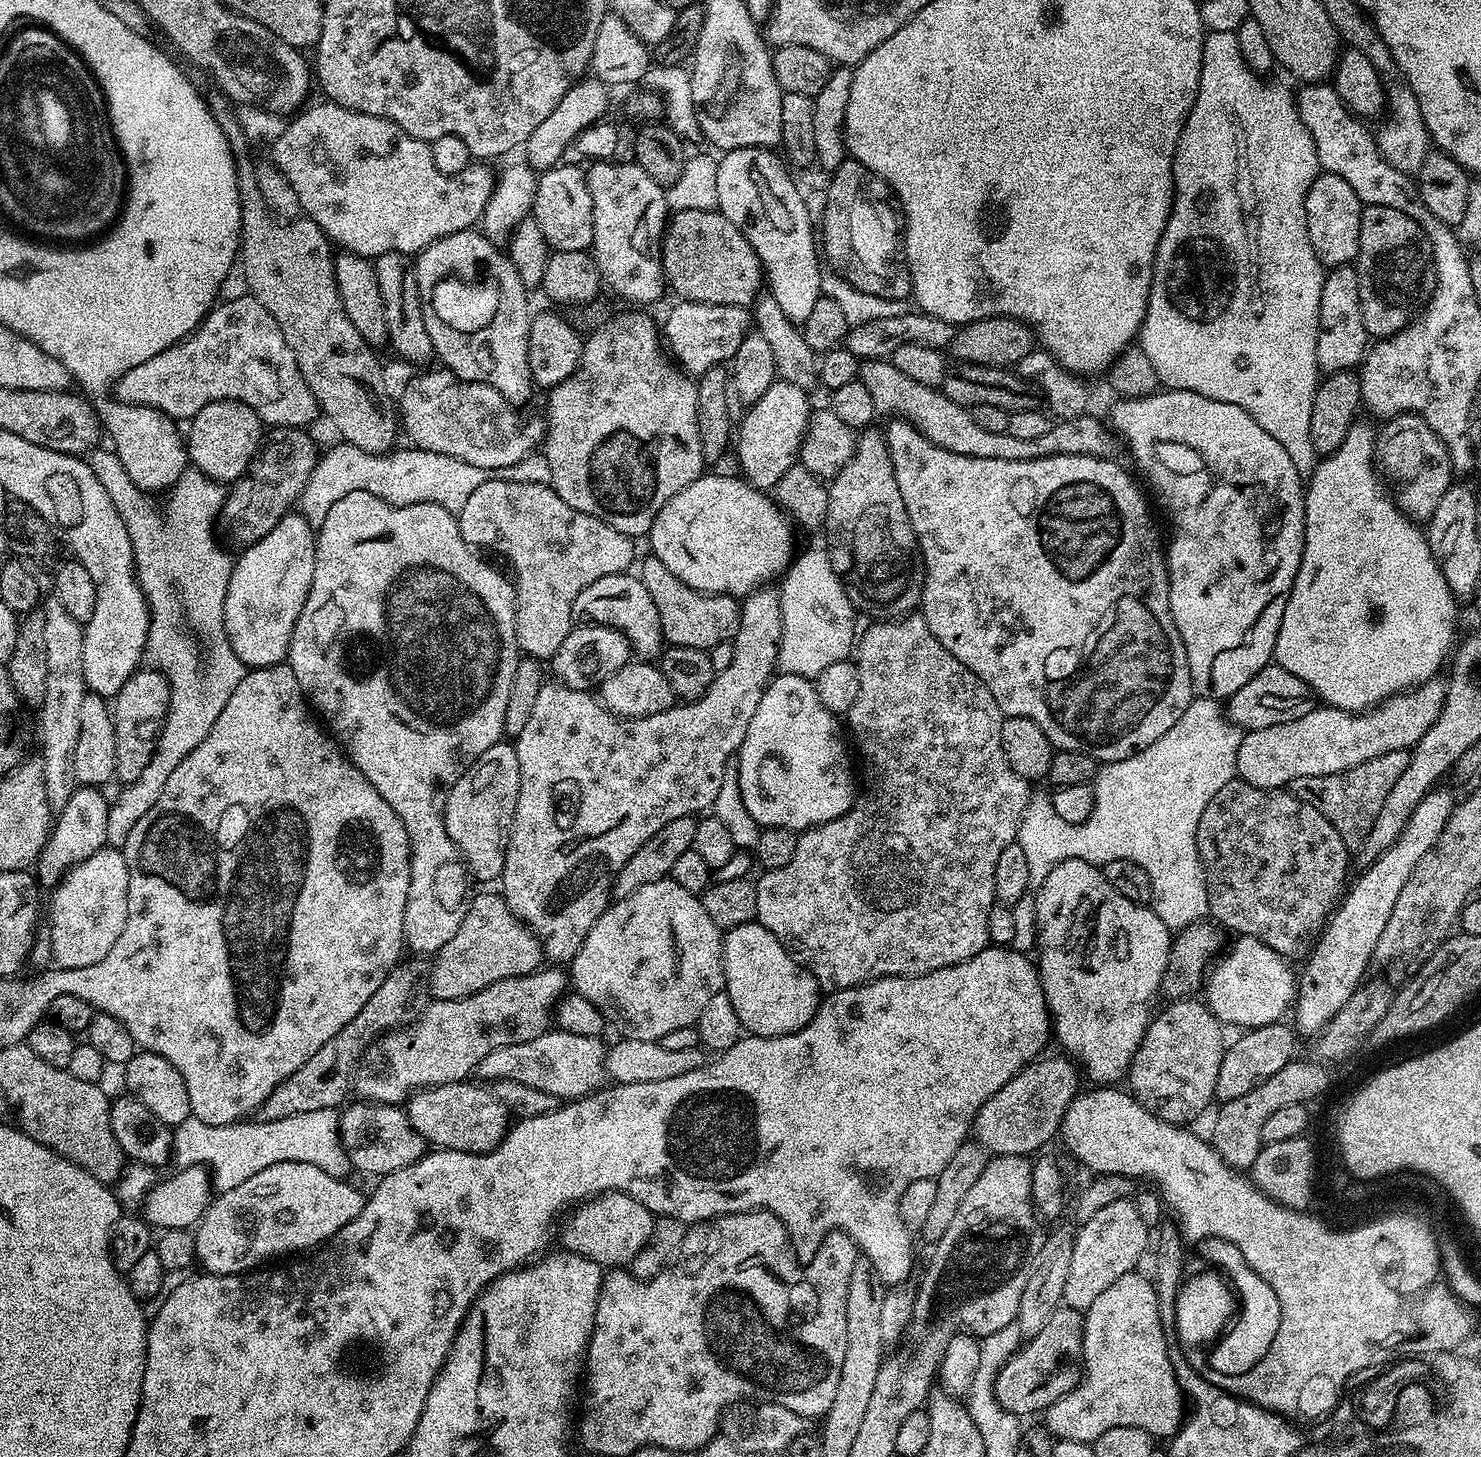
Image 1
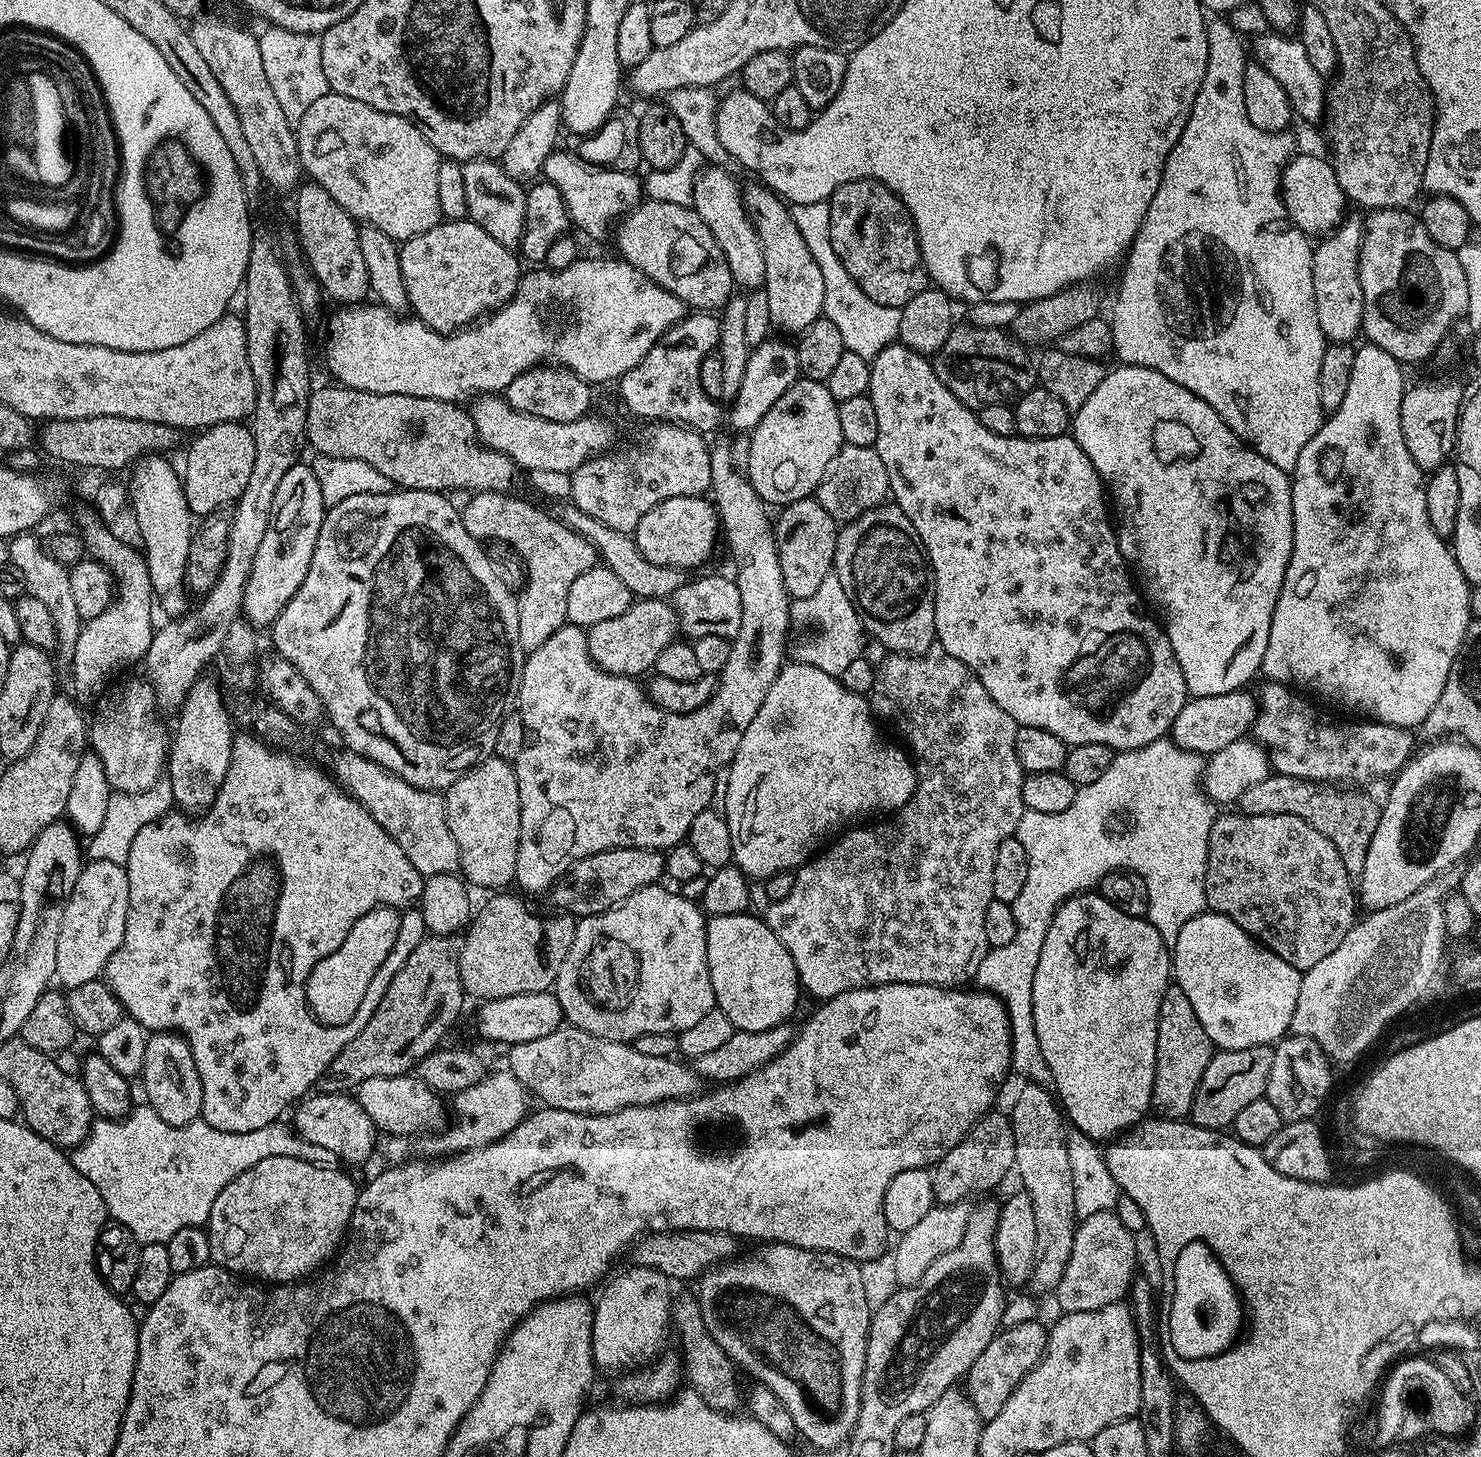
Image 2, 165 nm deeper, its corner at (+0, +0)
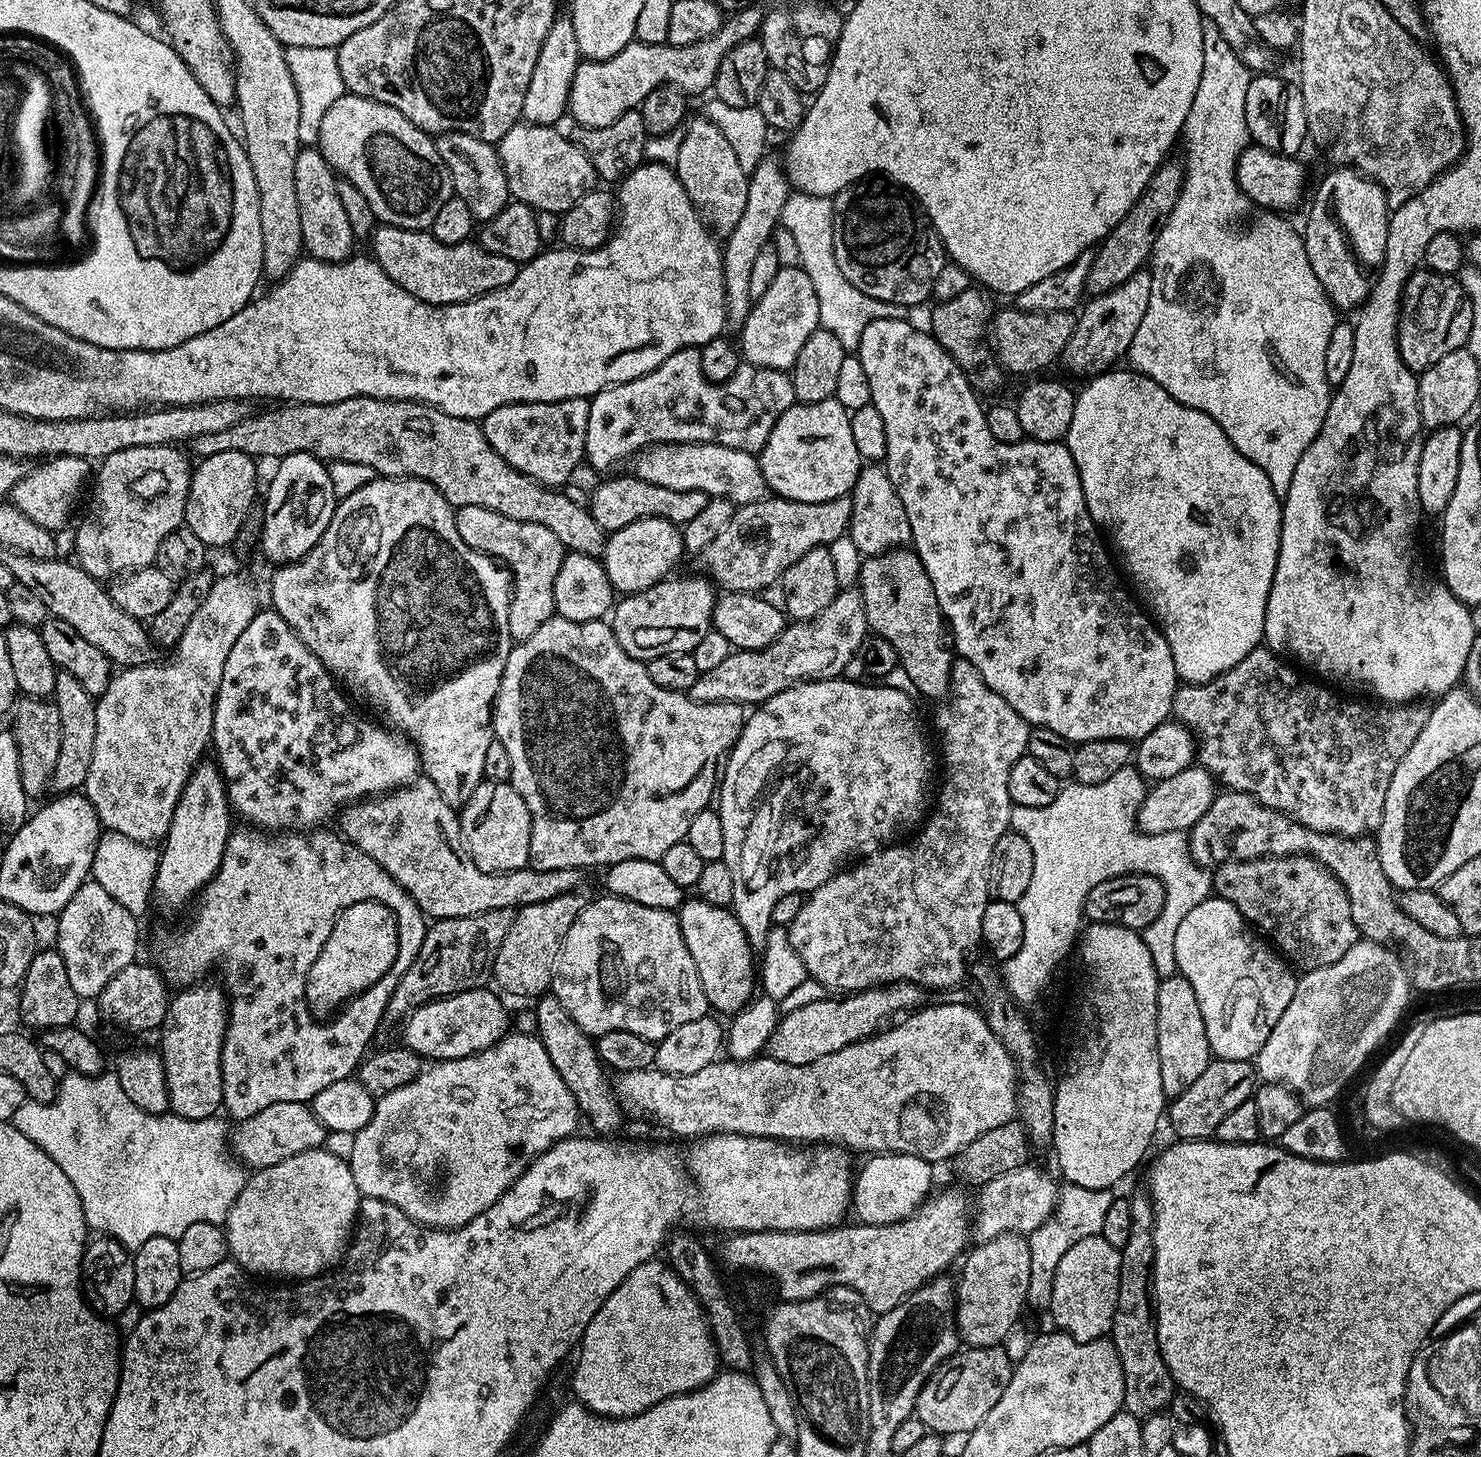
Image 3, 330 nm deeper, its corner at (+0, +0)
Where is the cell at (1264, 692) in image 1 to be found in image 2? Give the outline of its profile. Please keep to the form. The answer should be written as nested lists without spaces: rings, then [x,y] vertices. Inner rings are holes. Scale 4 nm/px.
[[[1248,690],[1189,699],[1178,718],[1174,718],[1170,729],[1171,743],[1181,752],[1195,752],[1197,756],[1207,758],[1212,753],[1230,746],[1230,742],[1245,739],[1252,731],[1257,711],[1257,697],[1253,693],[1251,696]]]

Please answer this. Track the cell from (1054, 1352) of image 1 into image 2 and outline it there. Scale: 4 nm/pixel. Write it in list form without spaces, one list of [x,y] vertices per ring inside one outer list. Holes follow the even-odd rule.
[[[1039,1319],[1028,1320],[1013,1328],[1005,1327],[997,1331],[990,1346],[986,1346],[986,1350],[978,1354],[974,1366],[970,1366],[966,1377],[966,1394],[985,1421],[994,1418],[994,1414],[1006,1406],[1006,1398],[1014,1394],[1022,1378],[1026,1378],[1026,1374],[1030,1374],[1030,1370],[1034,1370],[1034,1366],[1044,1357],[1048,1345],[1048,1328],[1040,1323]]]

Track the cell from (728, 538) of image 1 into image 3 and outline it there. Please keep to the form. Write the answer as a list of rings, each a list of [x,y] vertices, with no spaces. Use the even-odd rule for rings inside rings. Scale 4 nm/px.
[[[644,517],[611,533],[604,541],[602,563],[613,589],[620,594],[641,592],[665,579],[676,564],[676,556],[683,557],[684,534],[681,525],[664,517]]]

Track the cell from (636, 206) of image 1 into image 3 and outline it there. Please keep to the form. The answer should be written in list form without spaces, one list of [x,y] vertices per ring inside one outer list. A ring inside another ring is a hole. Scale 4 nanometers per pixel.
[[[521,122],[515,124],[510,130],[506,130],[506,134],[500,139],[498,145],[502,170],[506,174],[509,197],[515,203],[528,204],[537,212],[552,211],[563,214],[566,210],[570,210],[570,206],[574,206],[574,202],[579,196],[584,195],[585,192],[593,191],[595,184],[592,183],[597,183],[598,180],[587,154],[578,145],[573,144],[564,132],[560,133],[558,129],[559,127],[547,124]]]

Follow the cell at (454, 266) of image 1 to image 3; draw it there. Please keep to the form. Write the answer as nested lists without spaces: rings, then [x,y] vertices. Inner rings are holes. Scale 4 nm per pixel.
[[[380,224],[370,237],[370,255],[373,260],[414,298],[427,304],[461,304],[476,296],[485,296],[496,288],[514,282],[518,265],[502,254],[490,254],[480,243],[471,239],[457,244],[438,242],[431,231],[399,228]]]

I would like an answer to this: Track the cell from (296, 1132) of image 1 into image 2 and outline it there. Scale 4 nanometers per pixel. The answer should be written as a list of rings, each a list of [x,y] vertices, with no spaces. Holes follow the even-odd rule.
[[[147,1106],[133,1107],[128,1115],[120,1120],[93,1119],[88,1137],[77,1148],[71,1149],[70,1159],[78,1170],[94,1182],[98,1194],[102,1194],[102,1202],[106,1206],[109,1217],[115,1223],[126,1226],[130,1234],[141,1246],[145,1244],[167,1244],[178,1230],[198,1228],[207,1225],[210,1206],[214,1206],[214,1198],[229,1184],[238,1178],[238,1174],[246,1174],[250,1166],[258,1166],[262,1158],[278,1158],[293,1156],[311,1164],[320,1164],[323,1168],[335,1168],[338,1161],[330,1150],[322,1150],[322,1146],[314,1146],[303,1140],[284,1122],[270,1126],[262,1126],[262,1130],[250,1130],[246,1134],[234,1134],[214,1130],[214,1126],[205,1124],[203,1119],[196,1120],[187,1126],[170,1126],[158,1118],[158,1114]]]

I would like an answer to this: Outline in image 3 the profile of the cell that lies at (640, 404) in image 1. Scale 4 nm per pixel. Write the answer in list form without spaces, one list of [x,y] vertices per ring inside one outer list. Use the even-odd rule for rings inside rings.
[[[627,474],[614,481],[602,483],[592,494],[588,509],[601,529],[607,533],[614,533],[630,522],[644,517],[664,517],[678,525],[694,518],[706,506],[709,496],[702,491],[674,491],[646,483],[641,479]]]

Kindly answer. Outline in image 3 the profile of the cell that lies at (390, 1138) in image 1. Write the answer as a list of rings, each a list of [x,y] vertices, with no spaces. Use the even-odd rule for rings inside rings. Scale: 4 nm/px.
[[[274,1102],[266,1110],[258,1110],[250,1118],[239,1121],[230,1132],[230,1148],[235,1159],[252,1170],[274,1166],[294,1154],[314,1150],[324,1143],[326,1129],[313,1114],[308,1104],[298,1102]]]

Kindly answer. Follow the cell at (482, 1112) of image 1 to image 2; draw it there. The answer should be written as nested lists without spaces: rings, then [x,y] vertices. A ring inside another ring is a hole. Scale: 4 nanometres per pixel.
[[[415,1074],[403,1076],[379,1076],[378,1078],[366,1078],[354,1090],[354,1099],[366,1110],[366,1118],[370,1118],[372,1125],[381,1133],[389,1137],[411,1137],[411,1132],[428,1134],[445,1127],[444,1112],[446,1116],[446,1104],[442,1101],[441,1093],[435,1092],[426,1082],[422,1082]]]

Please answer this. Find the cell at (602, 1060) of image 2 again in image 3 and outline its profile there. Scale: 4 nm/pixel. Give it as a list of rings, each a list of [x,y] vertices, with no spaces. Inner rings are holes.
[[[930,1004],[905,1015],[903,1019],[896,1022],[901,1022],[901,1024],[893,1023],[874,1036],[867,1036],[864,1040],[854,1042],[842,1050],[834,1050],[834,1054],[826,1054],[826,1058],[806,1062],[802,1066],[794,1066],[790,1062],[778,1062],[773,1056],[767,1054],[761,1054],[755,1060],[724,1058],[710,1066],[702,1066],[702,1070],[698,1070],[695,1074],[689,1076],[666,1074],[665,1072],[659,1072],[653,1066],[642,1070],[619,1073],[614,1080],[614,1095],[625,1113],[645,1112],[650,1119],[657,1120],[662,1127],[669,1128],[676,1136],[699,1138],[701,1136],[710,1136],[714,1132],[729,1132],[739,1136],[761,1136],[767,1140],[779,1140],[781,1142],[839,1144],[853,1153],[883,1154],[885,1152],[897,1152],[898,1154],[917,1156],[929,1162],[937,1162],[936,1160],[951,1161],[963,1148],[970,1146],[970,1142],[974,1142],[974,1138],[986,1134],[986,1130],[994,1130],[994,1126],[1002,1126],[1006,1122],[1010,1122],[1017,1115],[1018,1069],[1012,1055],[1006,1050],[1006,1046],[1002,1046],[1000,1039],[990,1030],[987,1020],[984,1019],[983,1011],[976,1009],[975,1012],[968,1004]]]

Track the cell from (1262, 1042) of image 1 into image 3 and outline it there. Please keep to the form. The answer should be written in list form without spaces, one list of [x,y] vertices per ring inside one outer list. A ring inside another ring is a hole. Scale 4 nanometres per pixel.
[[[1218,1060],[1202,1070],[1202,1074],[1186,1089],[1182,1095],[1175,1097],[1167,1105],[1166,1120],[1172,1123],[1175,1134],[1182,1140],[1206,1140],[1215,1133],[1218,1122],[1242,1106],[1242,1102],[1253,1099],[1258,1087],[1258,1073],[1252,1060]]]

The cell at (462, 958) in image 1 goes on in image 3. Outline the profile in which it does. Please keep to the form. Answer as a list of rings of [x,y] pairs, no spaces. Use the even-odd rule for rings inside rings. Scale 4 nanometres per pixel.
[[[577,890],[550,898],[545,904],[525,904],[513,915],[510,930],[506,930],[506,938],[502,938],[502,946],[498,946],[498,954],[492,963],[491,979],[494,984],[496,980],[495,987],[501,993],[539,998],[551,989],[566,930],[574,926],[574,918],[578,918],[580,911],[590,903],[589,897],[582,893]]]

